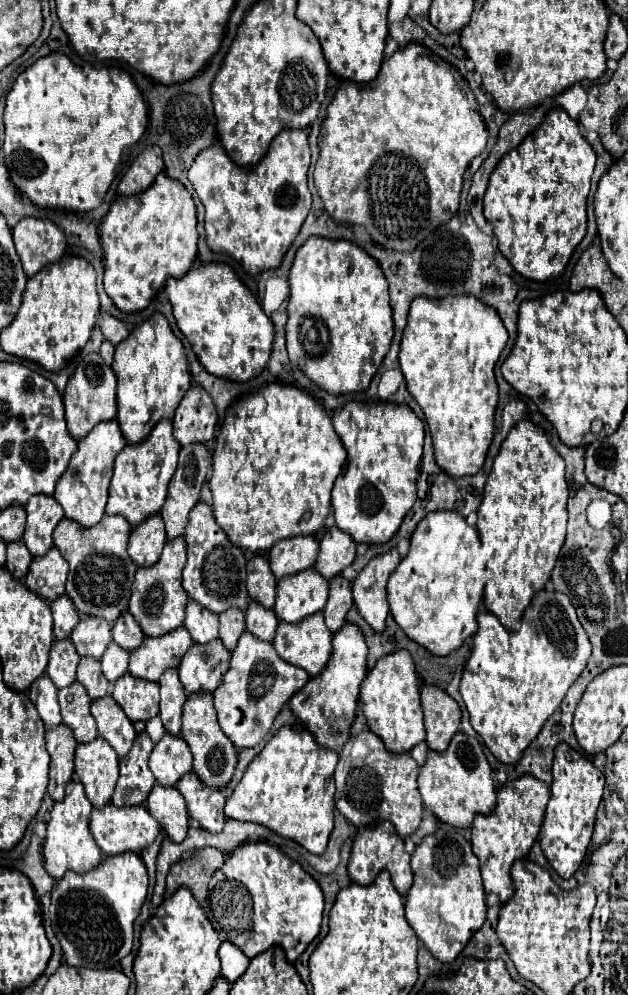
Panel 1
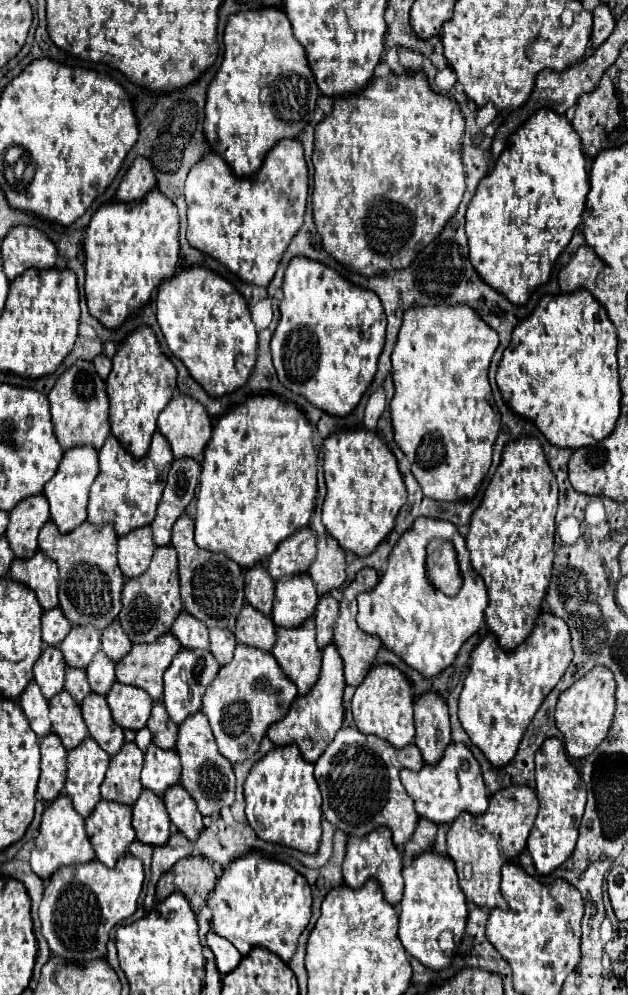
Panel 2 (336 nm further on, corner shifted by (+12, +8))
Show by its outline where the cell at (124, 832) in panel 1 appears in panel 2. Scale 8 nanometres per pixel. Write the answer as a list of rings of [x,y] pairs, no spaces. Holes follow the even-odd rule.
[[[100,800],[86,818],[86,834],[94,846],[96,858],[112,868],[120,856],[128,852],[136,832],[132,826],[132,808],[118,802]]]

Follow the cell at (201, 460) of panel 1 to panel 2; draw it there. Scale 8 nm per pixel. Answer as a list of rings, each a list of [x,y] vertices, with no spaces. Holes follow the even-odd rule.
[[[178,458],[172,462],[164,496],[156,508],[156,518],[150,524],[156,546],[168,546],[174,522],[180,518],[188,502],[194,498],[200,476],[200,464],[192,458]]]

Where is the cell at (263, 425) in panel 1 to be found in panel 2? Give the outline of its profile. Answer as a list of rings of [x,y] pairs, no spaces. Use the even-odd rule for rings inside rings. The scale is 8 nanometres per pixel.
[[[258,394],[258,396],[250,396],[244,404],[236,406],[234,410],[226,412],[224,416],[220,416],[218,422],[216,422],[216,426],[214,426],[212,440],[208,442],[208,446],[204,450],[204,464],[202,464],[202,472],[200,472],[198,502],[196,502],[198,504],[198,514],[196,514],[196,544],[200,548],[204,548],[204,550],[226,554],[228,558],[232,558],[236,564],[240,564],[244,568],[250,568],[250,564],[258,564],[258,562],[266,560],[284,538],[288,538],[296,530],[308,526],[310,516],[314,512],[314,498],[316,498],[316,492],[318,492],[318,482],[316,482],[316,472],[318,470],[316,470],[316,462],[318,462],[318,456],[316,456],[314,442],[312,442],[310,422],[308,422],[308,418],[304,416],[304,412],[296,404],[282,402],[280,398],[276,398],[272,394]]]

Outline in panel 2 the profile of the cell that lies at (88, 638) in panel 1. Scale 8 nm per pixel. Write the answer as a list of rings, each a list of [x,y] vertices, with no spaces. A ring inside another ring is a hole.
[[[72,626],[68,636],[60,644],[66,664],[78,668],[86,668],[98,648],[100,632],[94,626]]]

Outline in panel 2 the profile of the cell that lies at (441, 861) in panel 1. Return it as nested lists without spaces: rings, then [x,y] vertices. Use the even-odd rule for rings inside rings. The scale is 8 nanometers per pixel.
[[[426,850],[402,868],[402,878],[404,898],[400,902],[400,942],[406,952],[424,966],[442,970],[450,966],[457,948],[454,940],[462,940],[468,920],[468,904],[458,884],[454,860],[434,850]]]

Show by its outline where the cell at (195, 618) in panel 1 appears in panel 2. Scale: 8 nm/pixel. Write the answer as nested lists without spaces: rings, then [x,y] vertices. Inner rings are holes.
[[[182,610],[174,620],[172,634],[180,640],[184,648],[208,648],[206,624],[200,624],[200,620],[194,620],[194,616],[190,616],[186,610]]]

